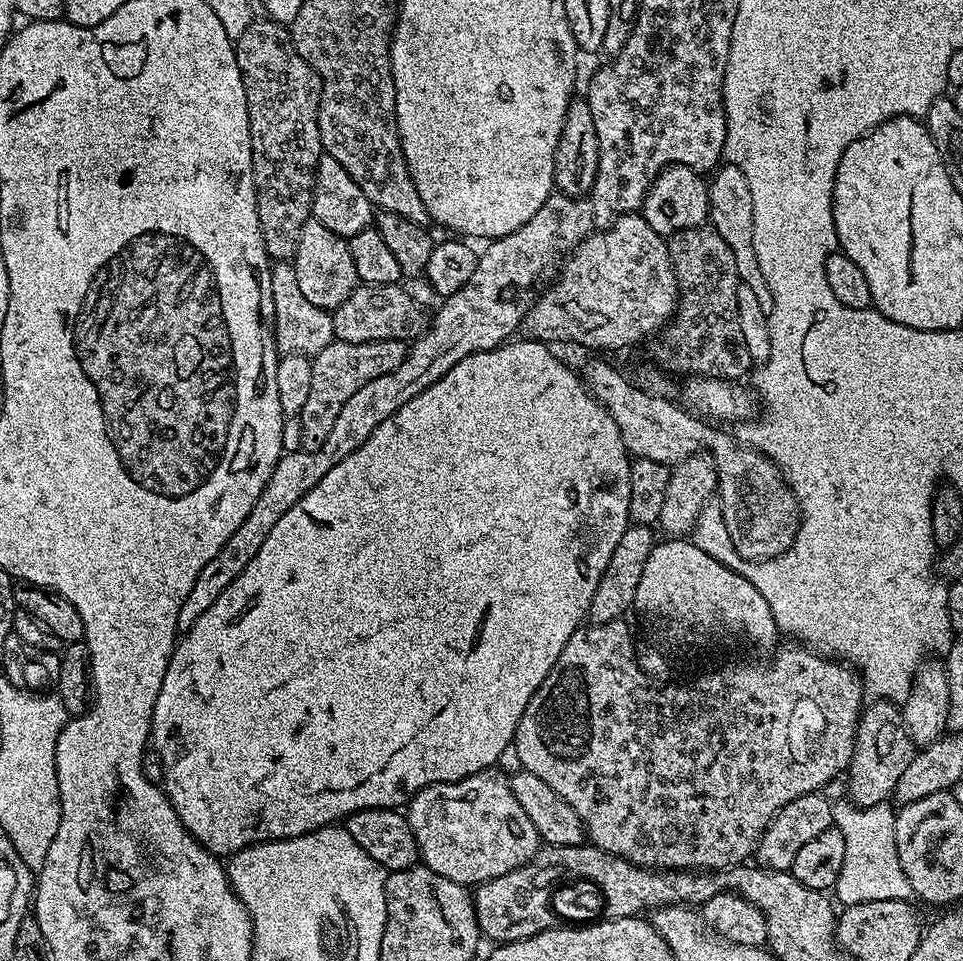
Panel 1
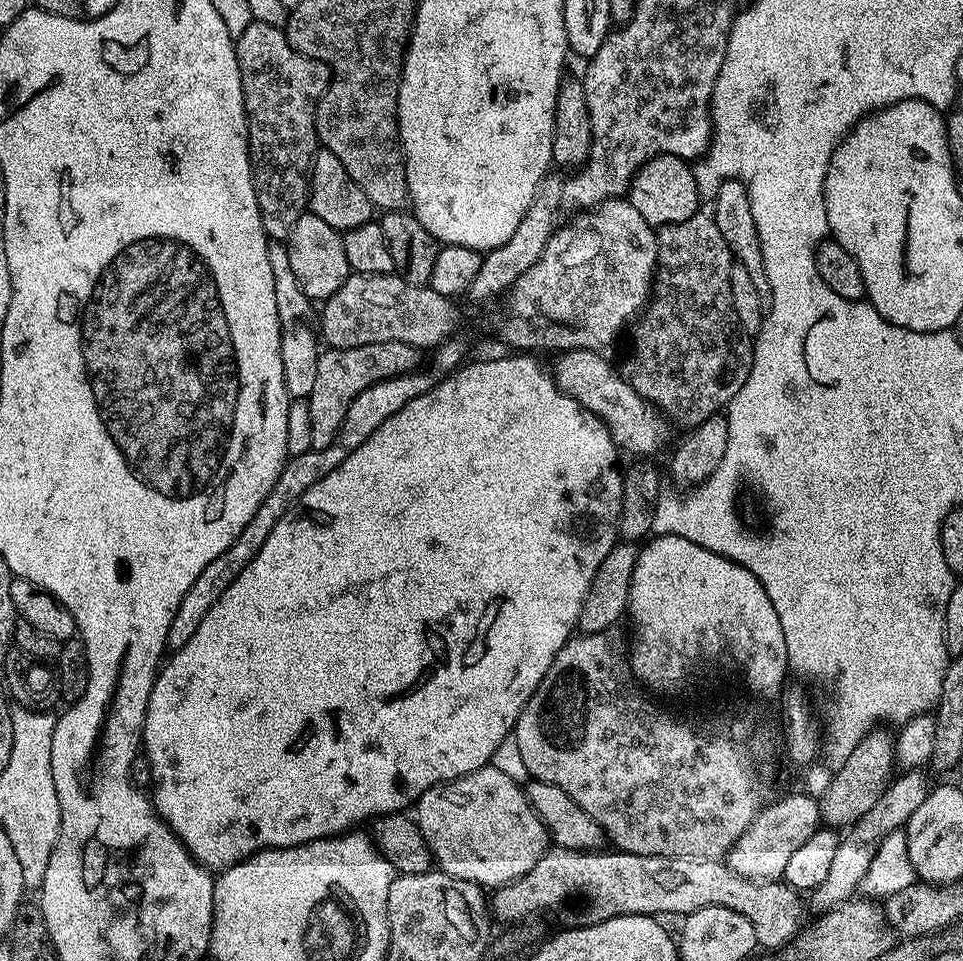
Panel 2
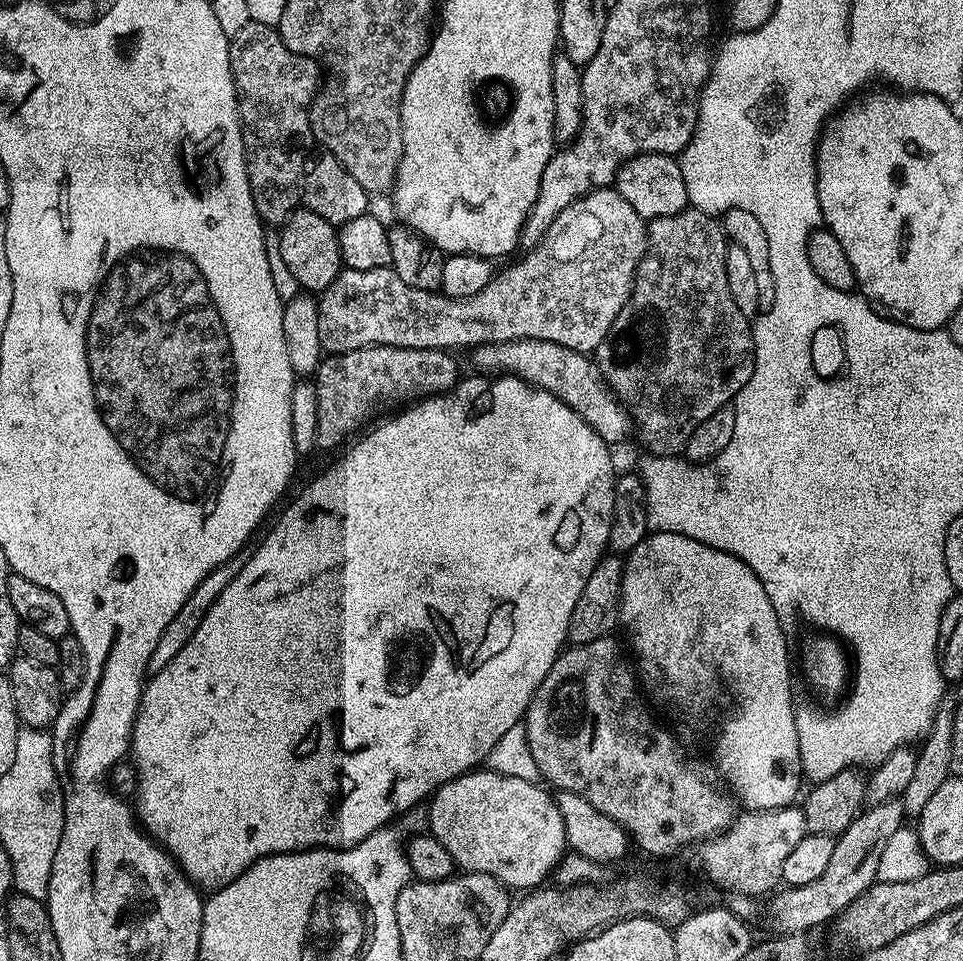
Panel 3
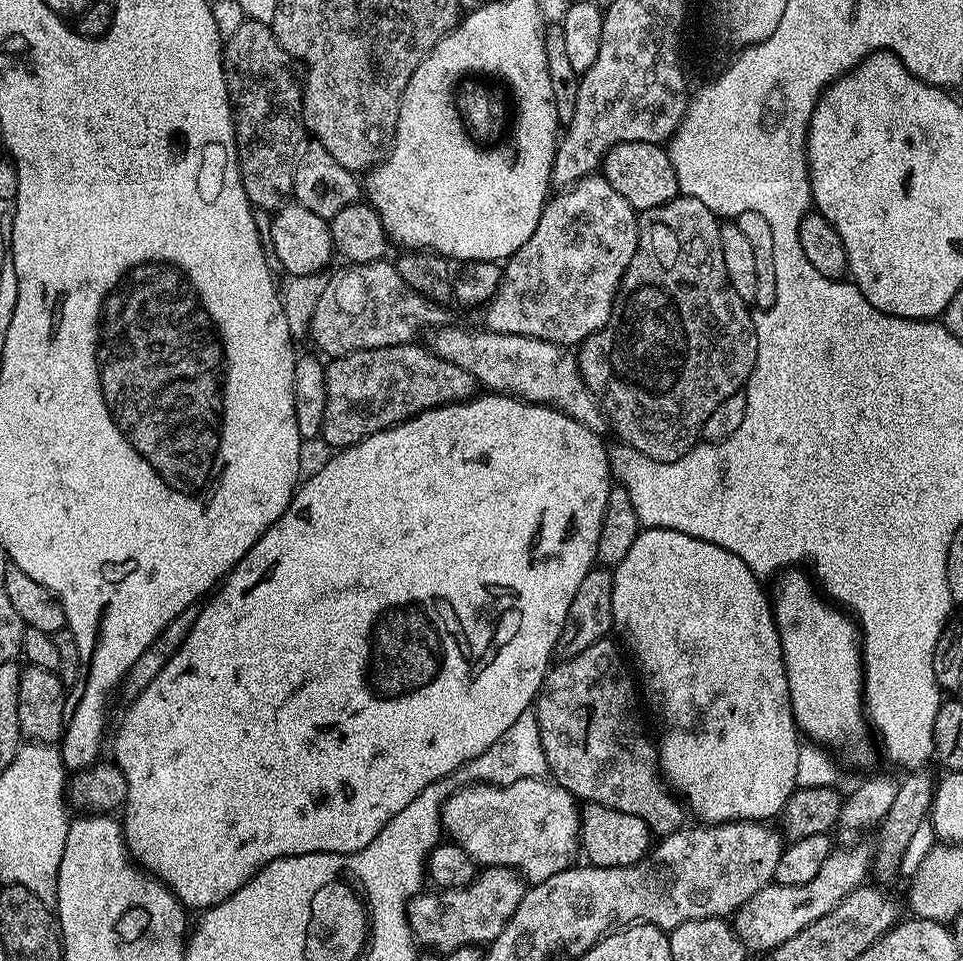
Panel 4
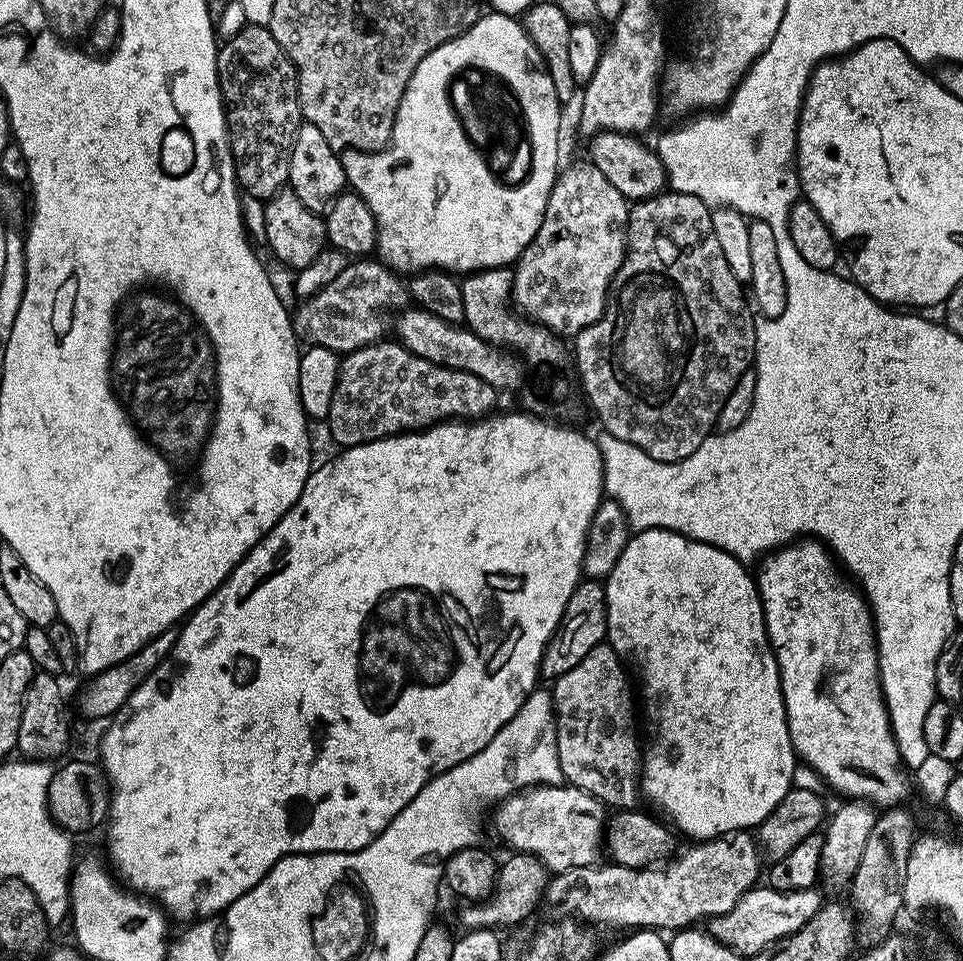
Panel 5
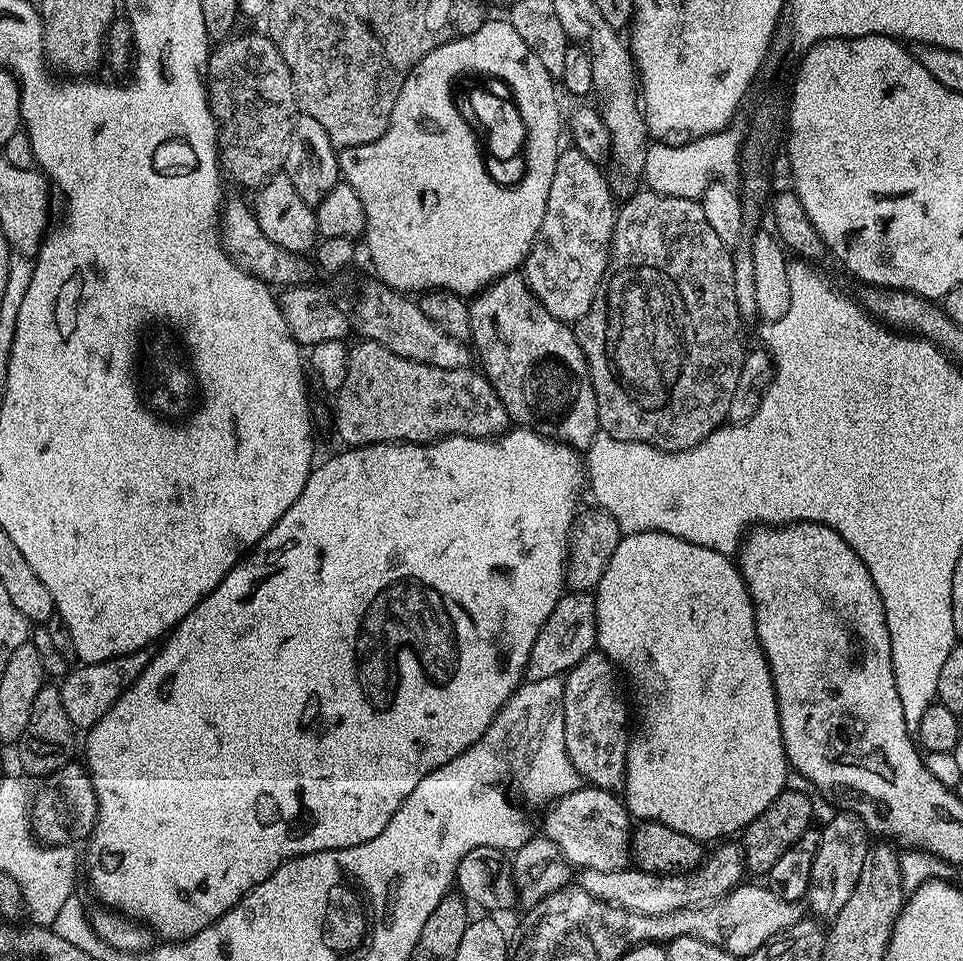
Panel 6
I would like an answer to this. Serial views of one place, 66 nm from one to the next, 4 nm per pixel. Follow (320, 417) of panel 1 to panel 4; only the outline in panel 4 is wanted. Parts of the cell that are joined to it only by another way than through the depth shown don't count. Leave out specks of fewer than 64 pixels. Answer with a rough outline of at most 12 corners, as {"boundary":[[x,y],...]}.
{"boundary":[[413,342],[327,361],[332,450],[477,395]]}

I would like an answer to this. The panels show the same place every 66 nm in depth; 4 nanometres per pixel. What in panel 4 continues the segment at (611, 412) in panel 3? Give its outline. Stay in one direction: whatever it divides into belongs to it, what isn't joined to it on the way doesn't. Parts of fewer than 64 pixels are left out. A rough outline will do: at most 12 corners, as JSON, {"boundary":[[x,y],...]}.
{"boundary":[[441,326],[430,350],[489,393],[610,425],[575,351]]}

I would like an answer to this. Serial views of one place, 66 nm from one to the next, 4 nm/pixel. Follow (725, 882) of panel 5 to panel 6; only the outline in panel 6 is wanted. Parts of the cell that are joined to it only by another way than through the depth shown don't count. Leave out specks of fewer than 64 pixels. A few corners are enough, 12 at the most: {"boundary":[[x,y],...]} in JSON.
{"boundary":[[739,843],[683,874],[585,868],[591,896],[642,914],[720,899],[746,876]]}

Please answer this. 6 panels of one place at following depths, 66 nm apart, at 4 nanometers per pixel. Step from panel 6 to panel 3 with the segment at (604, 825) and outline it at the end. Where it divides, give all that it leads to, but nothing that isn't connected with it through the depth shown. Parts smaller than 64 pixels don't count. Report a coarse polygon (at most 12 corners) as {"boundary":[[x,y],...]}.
{"boundary":[[491,770],[430,797],[465,873],[535,890],[569,851],[553,793]]}

